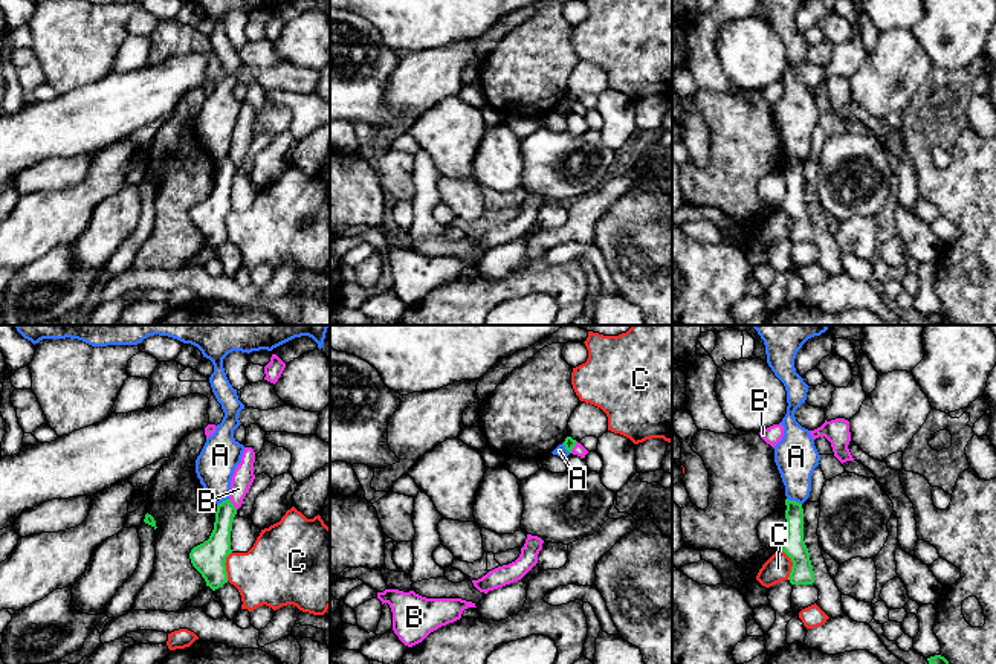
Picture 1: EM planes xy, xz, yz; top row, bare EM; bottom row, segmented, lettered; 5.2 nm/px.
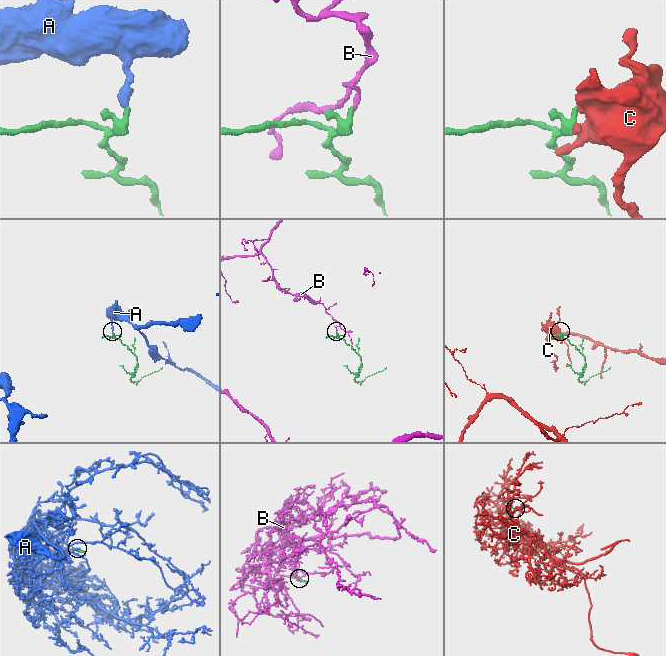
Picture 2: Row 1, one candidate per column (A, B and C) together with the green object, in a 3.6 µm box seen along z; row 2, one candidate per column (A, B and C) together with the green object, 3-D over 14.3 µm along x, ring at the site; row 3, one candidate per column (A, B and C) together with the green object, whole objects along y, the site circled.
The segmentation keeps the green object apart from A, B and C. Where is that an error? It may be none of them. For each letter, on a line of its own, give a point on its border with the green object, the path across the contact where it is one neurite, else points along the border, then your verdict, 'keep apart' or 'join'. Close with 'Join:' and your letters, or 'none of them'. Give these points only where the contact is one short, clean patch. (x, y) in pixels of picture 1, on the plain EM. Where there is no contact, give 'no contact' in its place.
A: yz (795, 159) | along yz (787, 156), (801, 162) | keep apart
B: xy (232, 162) | along xy (229, 156), (237, 167) | keep apart
C: yz (793, 223) | along yz (781, 208), (792, 220), (789, 237) | keep apart
Join: none of them

